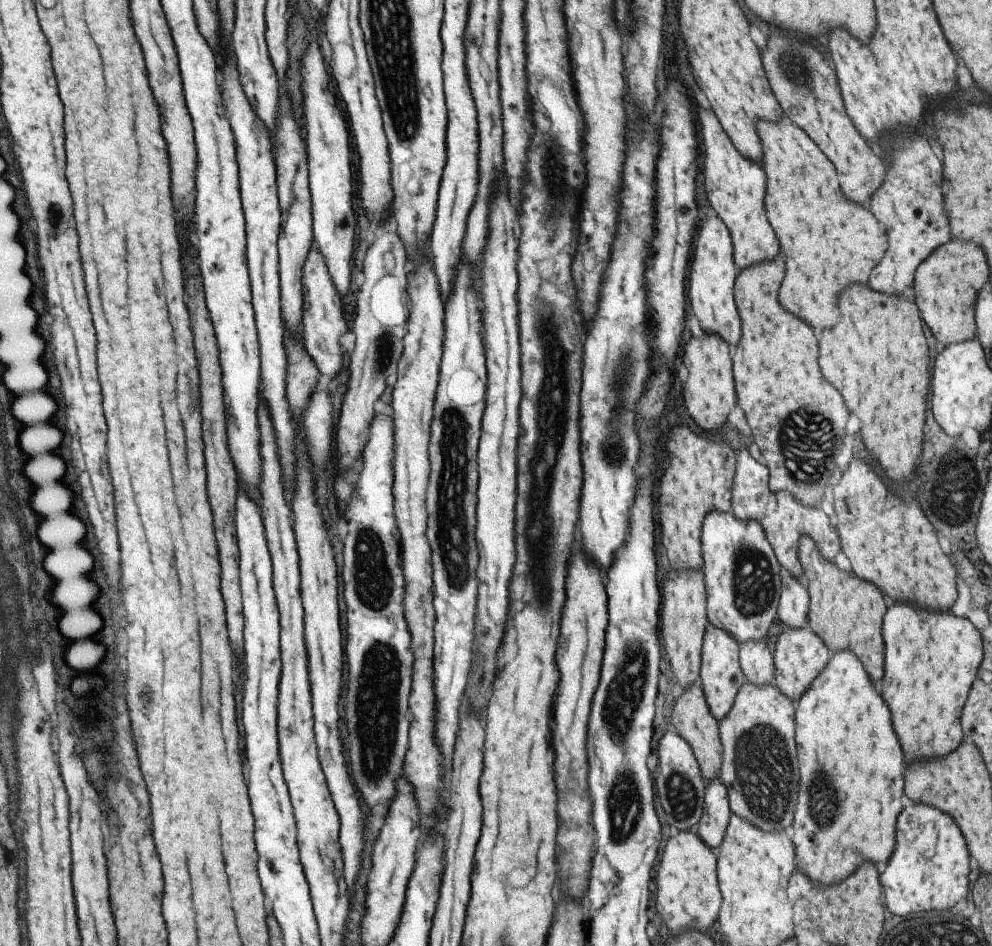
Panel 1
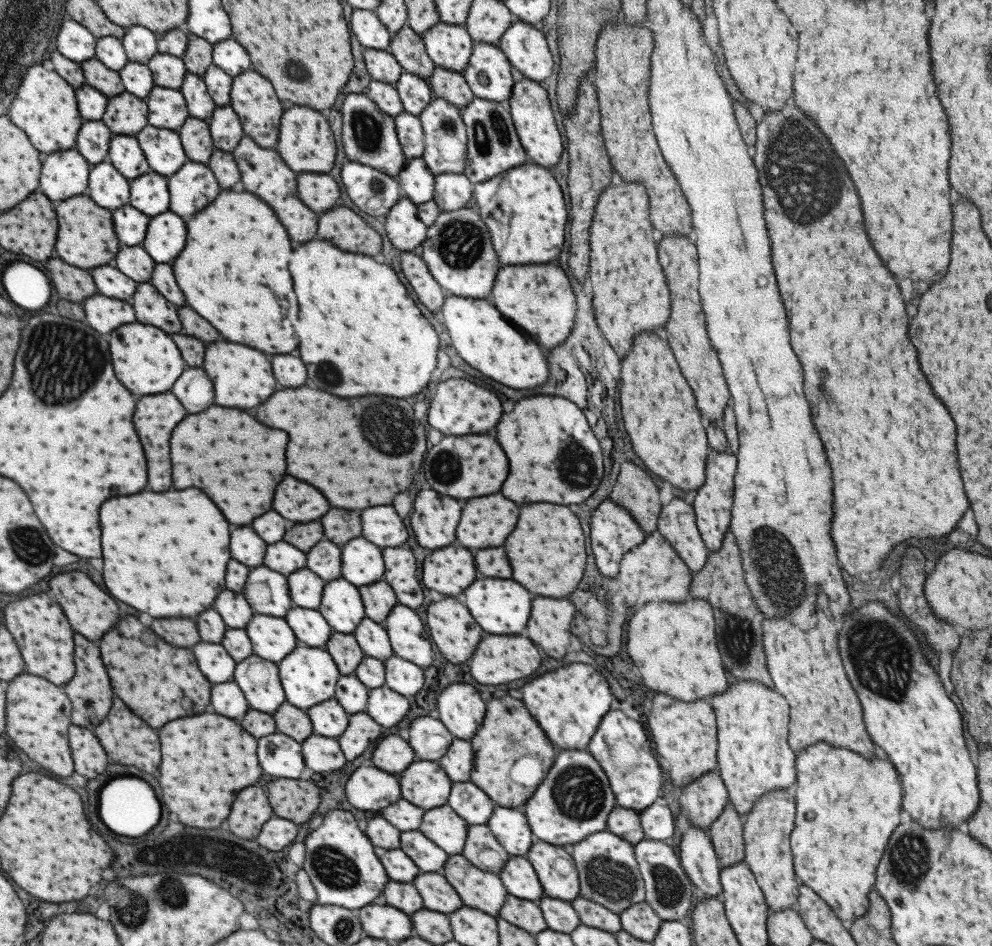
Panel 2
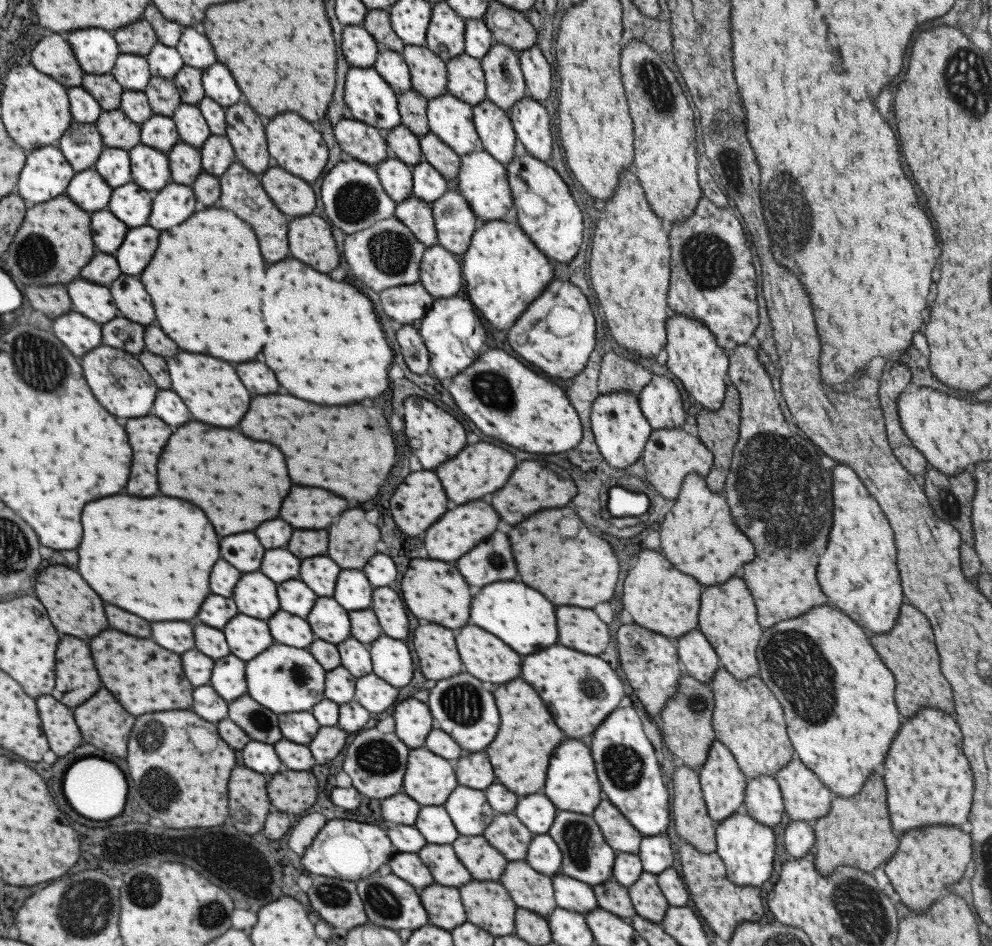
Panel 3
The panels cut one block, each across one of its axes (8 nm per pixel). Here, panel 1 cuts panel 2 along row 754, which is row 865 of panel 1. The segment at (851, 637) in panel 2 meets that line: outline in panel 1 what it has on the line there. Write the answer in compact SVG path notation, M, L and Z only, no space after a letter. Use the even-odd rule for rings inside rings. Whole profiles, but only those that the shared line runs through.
M907 806L897 816L895 850L879 874L881 900L891 914L949 910L967 896L969 853L955 821L930 806Z

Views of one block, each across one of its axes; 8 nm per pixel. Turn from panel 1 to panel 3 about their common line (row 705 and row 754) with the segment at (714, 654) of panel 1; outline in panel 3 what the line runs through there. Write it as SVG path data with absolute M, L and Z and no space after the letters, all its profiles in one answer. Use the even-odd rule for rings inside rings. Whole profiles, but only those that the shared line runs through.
M713 739L707 751L706 761L698 771L698 783L709 817L715 822L743 809L743 799L747 779L737 766L737 761L723 743Z

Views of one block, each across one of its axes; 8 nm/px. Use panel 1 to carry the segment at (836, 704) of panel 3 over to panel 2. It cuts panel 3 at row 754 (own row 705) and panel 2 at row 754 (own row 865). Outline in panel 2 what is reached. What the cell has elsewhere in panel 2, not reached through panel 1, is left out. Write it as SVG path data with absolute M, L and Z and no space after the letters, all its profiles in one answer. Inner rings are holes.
M823 741L813 743L795 752L795 755L795 814L790 832L793 870L799 883L805 883L805 886L809 886L821 897L847 929L851 922L860 918L868 909L868 894L875 882L877 862L883 854L887 838L891 836L891 830L899 824L901 784L893 764L887 758L875 756L867 760L859 756L859 753L829 746Z

